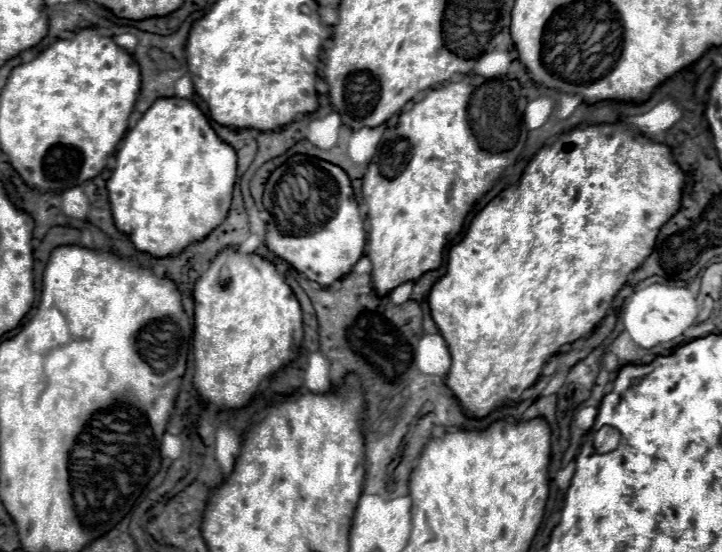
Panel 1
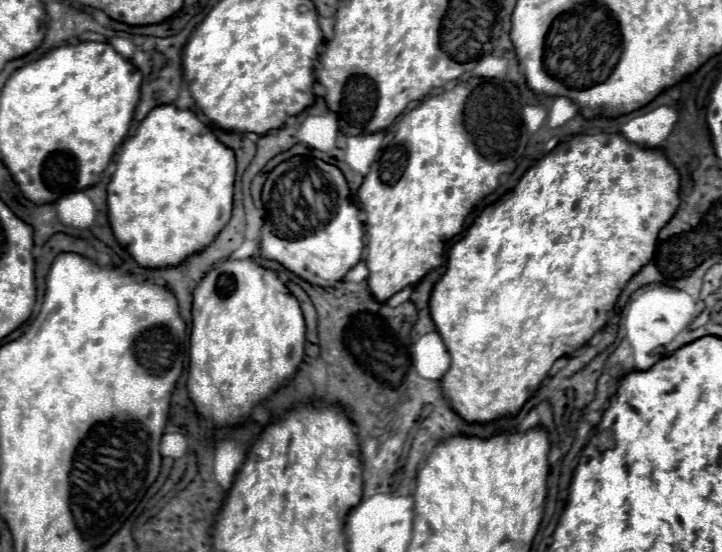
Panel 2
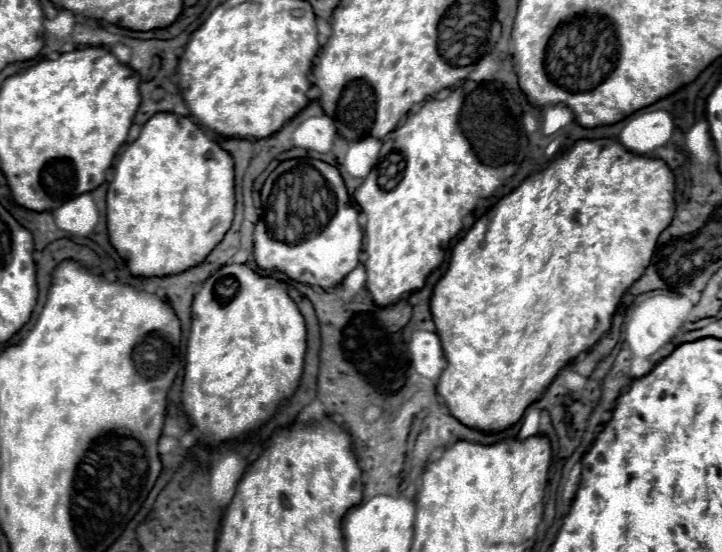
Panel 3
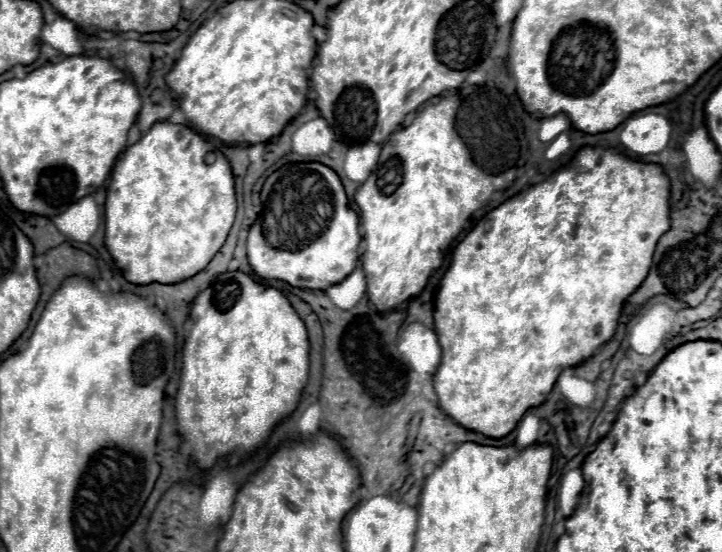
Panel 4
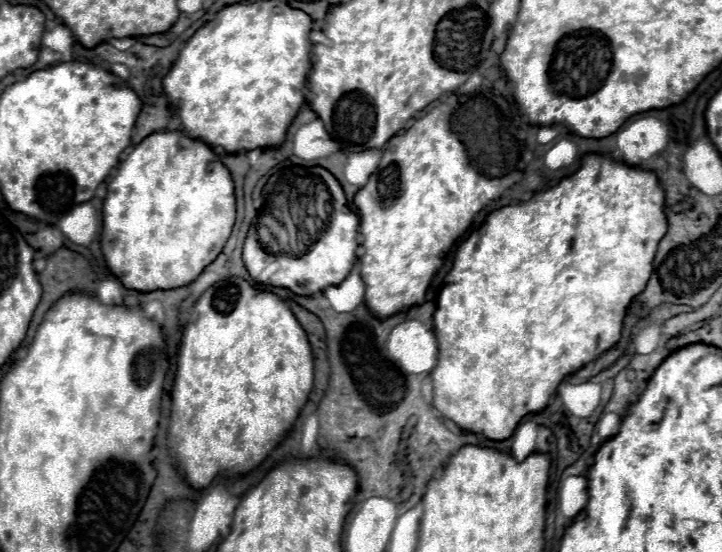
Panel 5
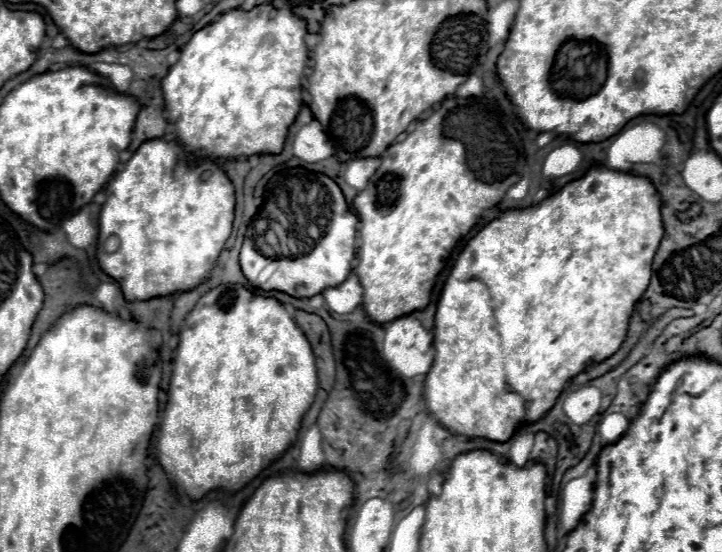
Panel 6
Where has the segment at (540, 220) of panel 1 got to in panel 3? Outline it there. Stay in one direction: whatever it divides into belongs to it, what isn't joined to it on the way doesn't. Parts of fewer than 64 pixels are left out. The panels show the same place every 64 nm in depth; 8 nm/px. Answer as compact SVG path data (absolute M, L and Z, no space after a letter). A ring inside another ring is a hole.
M578 140L570 150L562 152L550 166L538 176L526 178L512 194L504 196L486 216L476 220L476 224L468 230L468 234L452 248L452 258L446 274L434 288L430 310L436 324L436 334L440 336L440 344L444 348L444 356L448 366L440 374L436 382L436 392L442 396L450 414L468 428L478 428L484 432L502 432L516 424L524 410L542 398L544 390L552 384L560 368L576 360L582 352L588 352L602 334L610 332L612 318L618 310L618 304L626 290L644 276L644 268L652 262L656 240L660 232L664 232L674 216L674 176L670 168L662 160L650 160L638 154L632 154L616 140Z

